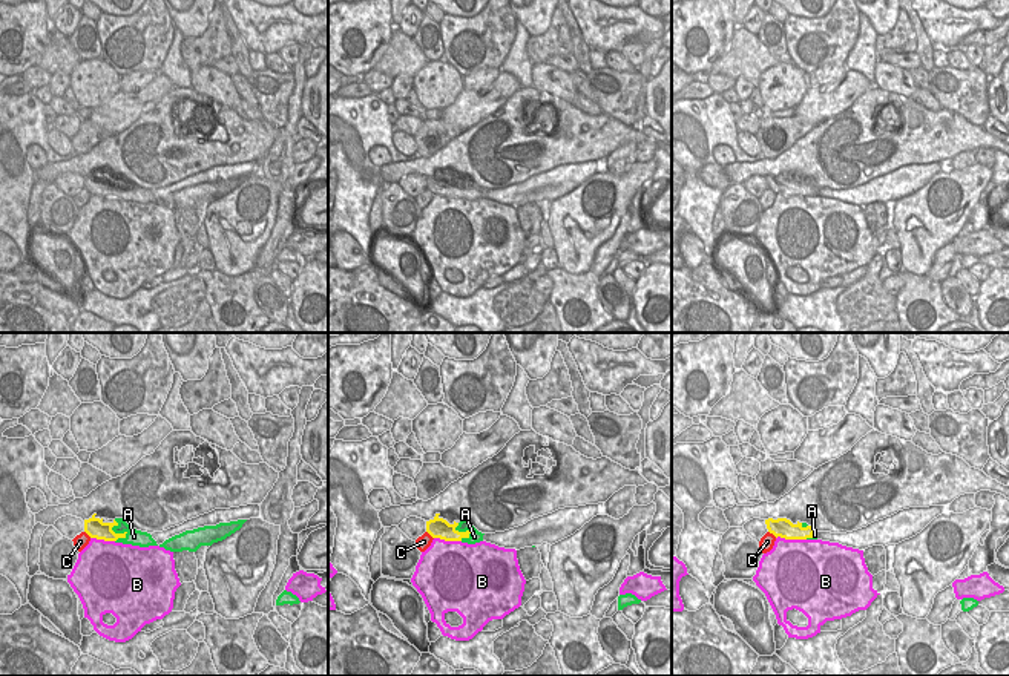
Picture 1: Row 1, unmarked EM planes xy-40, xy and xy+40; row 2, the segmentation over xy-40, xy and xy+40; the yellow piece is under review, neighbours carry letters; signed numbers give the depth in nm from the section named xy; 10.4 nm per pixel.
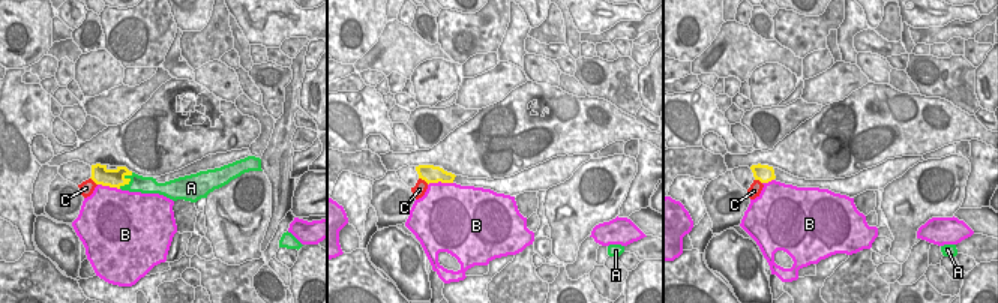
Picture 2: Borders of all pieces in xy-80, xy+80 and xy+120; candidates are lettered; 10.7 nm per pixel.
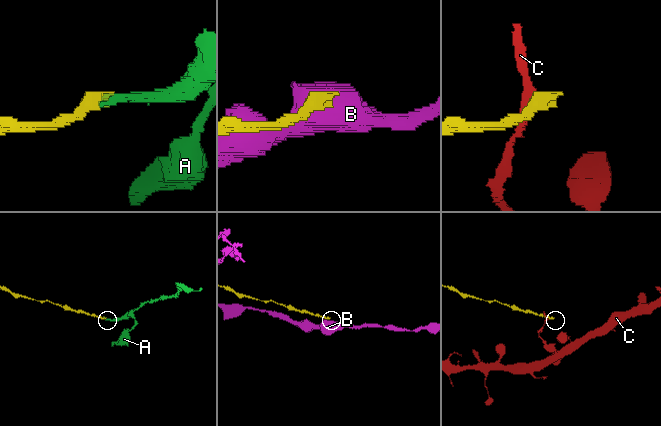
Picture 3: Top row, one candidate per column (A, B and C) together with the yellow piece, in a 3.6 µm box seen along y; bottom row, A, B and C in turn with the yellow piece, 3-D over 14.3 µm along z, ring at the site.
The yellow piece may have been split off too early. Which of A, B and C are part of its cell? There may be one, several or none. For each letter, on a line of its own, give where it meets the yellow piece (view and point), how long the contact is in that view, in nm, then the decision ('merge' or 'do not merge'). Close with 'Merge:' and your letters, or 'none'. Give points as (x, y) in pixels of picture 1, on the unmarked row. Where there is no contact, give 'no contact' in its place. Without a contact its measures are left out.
A: meets yellow in xy-40 at (118, 190); contact 240 nm long; merge
B: meets yellow in xy+40 at (792, 195); contact 320 nm long; do not merge
C: meets yellow in xy+40 at (773, 190); contact 120 nm long; do not merge
Merge: A

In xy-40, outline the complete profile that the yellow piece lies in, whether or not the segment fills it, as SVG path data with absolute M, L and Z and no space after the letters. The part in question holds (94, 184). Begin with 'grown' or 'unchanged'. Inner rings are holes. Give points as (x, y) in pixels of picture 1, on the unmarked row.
grown; M94 170L89 176L84 176L84 189L90 195L140 204L158 202L150 190L133 185L123 175L115 175L112 179L104 179L103 175L100 176L95 172L97 170Z

